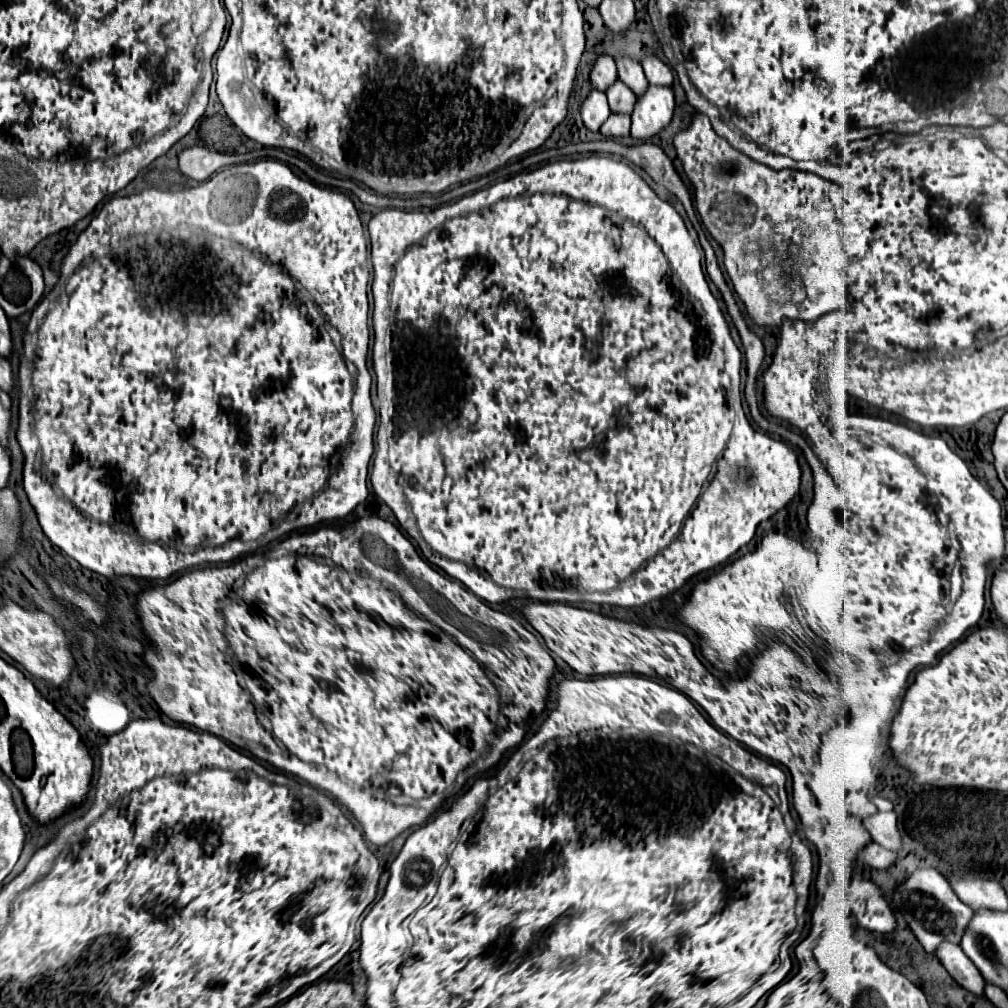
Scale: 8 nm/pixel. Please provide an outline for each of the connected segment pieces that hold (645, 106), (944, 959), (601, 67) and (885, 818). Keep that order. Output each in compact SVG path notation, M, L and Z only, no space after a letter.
M649 84L647 90L637 96L631 112L631 136L637 140L647 140L661 132L673 116L673 90L671 86Z
M941 942L935 956L959 986L973 994L983 994L985 980L981 972L975 968L975 964L971 964L971 960L967 960L967 956L963 956L963 950L957 944Z
M601 54L595 64L591 66L589 72L589 80L593 84L593 88L605 90L609 84L613 84L617 80L617 68L615 68L615 60L609 54Z
M877 812L873 816L863 818L865 830L871 834L873 842L881 844L887 850L901 848L901 836L897 830L897 816L895 812Z

